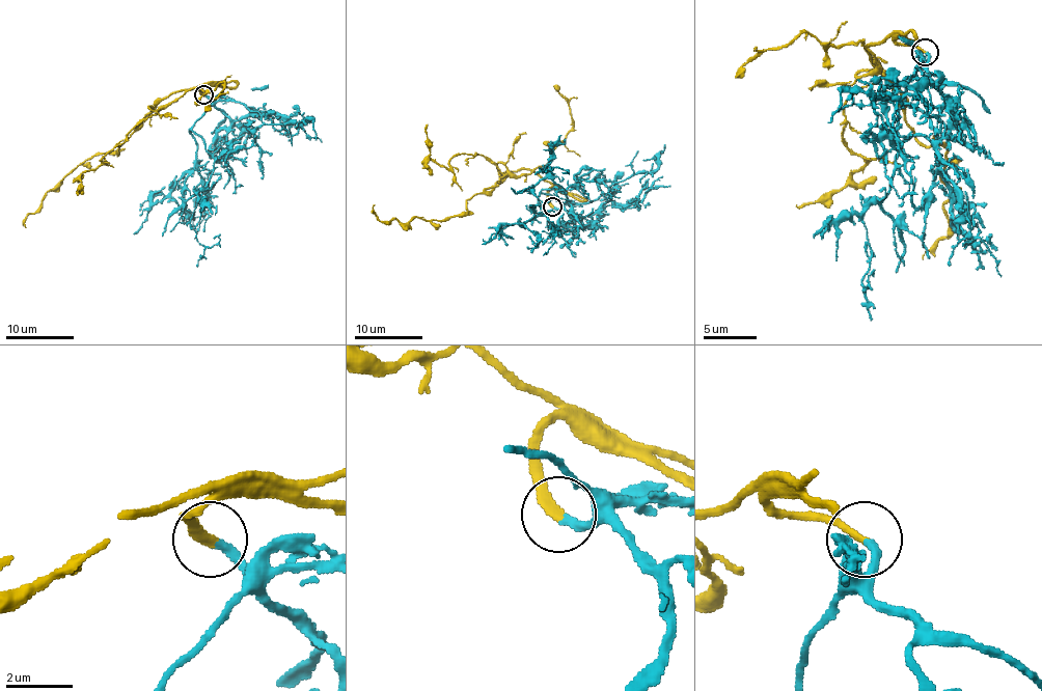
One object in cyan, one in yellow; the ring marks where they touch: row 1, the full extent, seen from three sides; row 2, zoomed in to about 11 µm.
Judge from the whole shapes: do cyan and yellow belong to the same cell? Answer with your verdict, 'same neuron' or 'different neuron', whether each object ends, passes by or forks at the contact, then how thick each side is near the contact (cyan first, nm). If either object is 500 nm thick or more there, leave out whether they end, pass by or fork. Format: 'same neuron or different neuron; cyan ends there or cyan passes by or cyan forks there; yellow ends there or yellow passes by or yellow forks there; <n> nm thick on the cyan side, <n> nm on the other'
same neuron; cyan ends there; yellow ends there; 280 nm thick on the cyan side, 300 nm on the other

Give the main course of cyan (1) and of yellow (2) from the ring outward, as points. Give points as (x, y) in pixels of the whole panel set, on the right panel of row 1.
1: (925, 53), (927, 60), (908, 82), (901, 106), (887, 193), (864, 215), (869, 263), (864, 288), (871, 276)
2: (925, 53), (889, 36), (866, 47), (898, 87), (906, 125), (925, 145), (945, 148), (949, 236), (922, 259)

